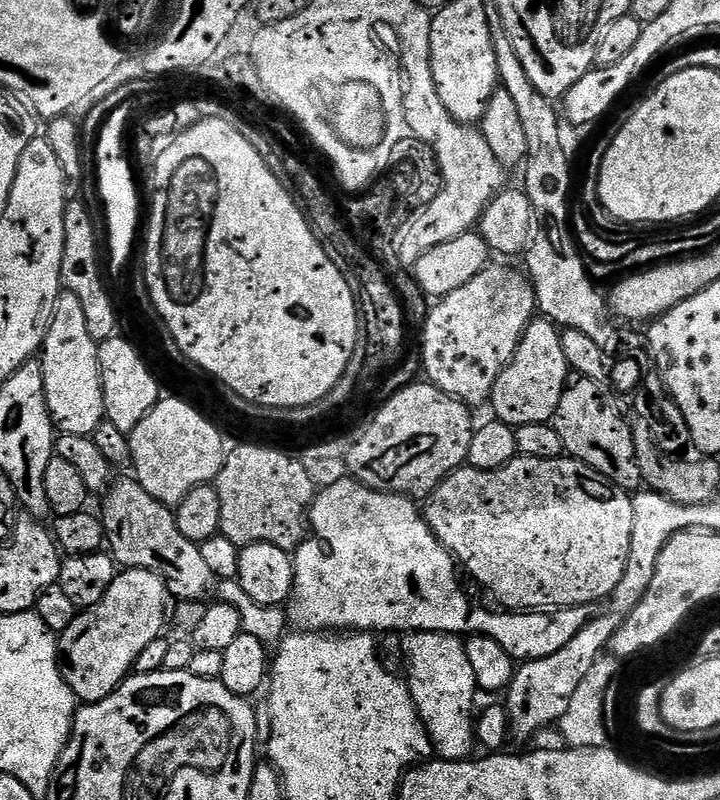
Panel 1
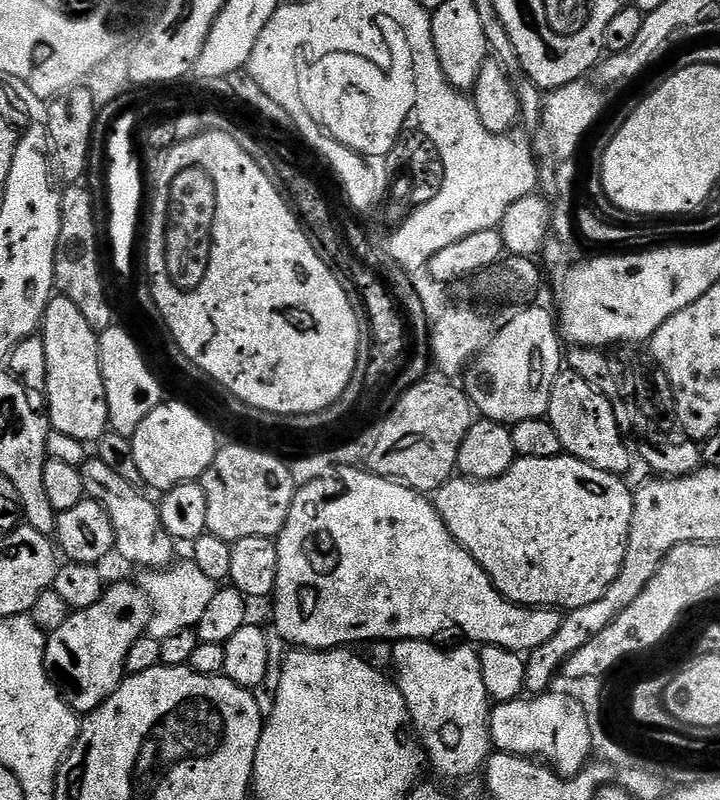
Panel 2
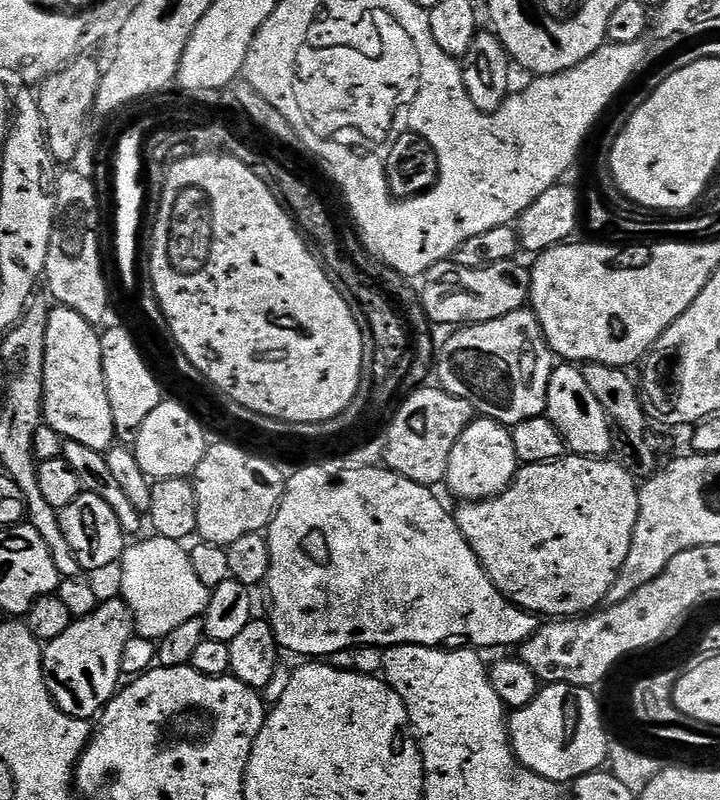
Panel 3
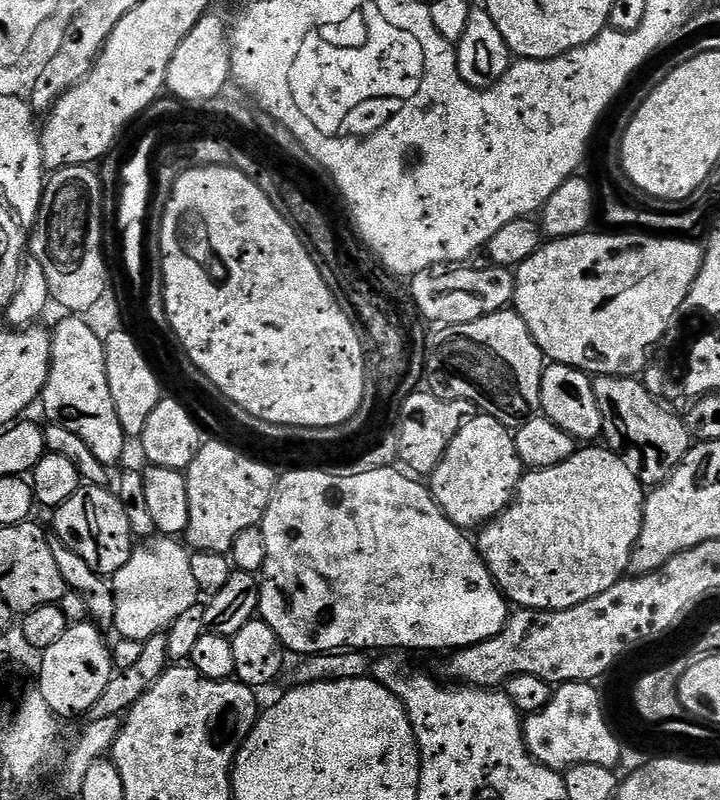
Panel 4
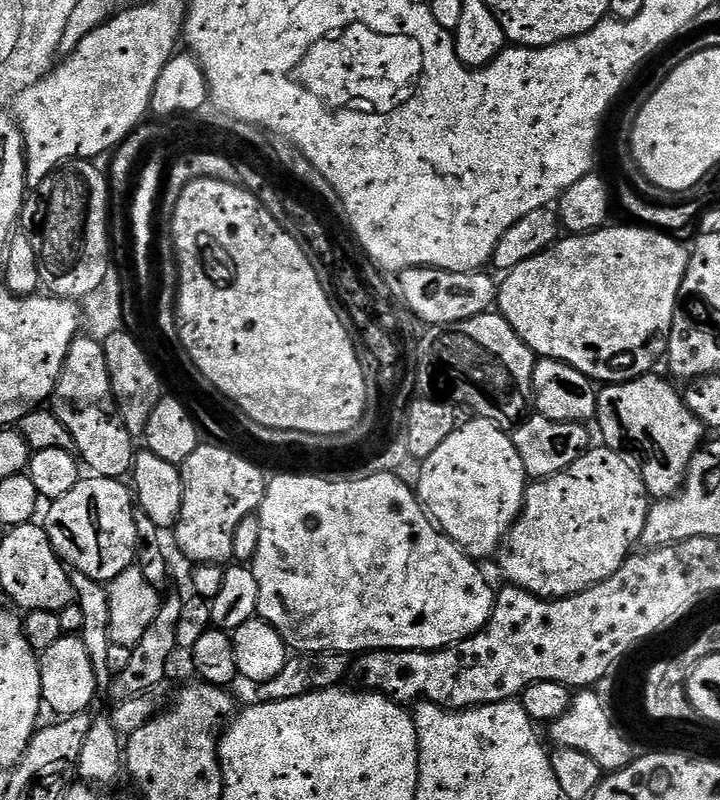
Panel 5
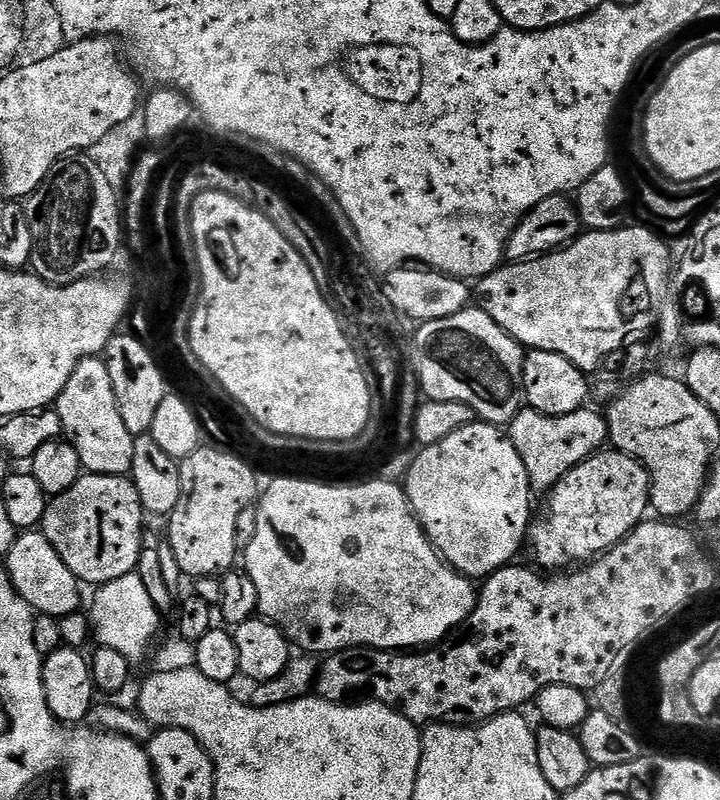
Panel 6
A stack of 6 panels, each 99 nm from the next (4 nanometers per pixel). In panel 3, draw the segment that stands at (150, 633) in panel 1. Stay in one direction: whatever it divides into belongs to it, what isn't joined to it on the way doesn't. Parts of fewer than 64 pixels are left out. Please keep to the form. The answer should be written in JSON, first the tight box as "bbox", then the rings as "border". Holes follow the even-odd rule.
{"bbox":[43,599,134,721],"border":[[[105,599],[99,608],[95,608],[89,616],[73,619],[72,625],[65,632],[58,634],[58,638],[47,641],[43,645],[44,681],[52,695],[53,702],[68,716],[79,720],[91,721],[99,717],[109,700],[116,695],[118,685],[122,680],[120,667],[122,666],[122,646],[134,635],[132,626],[132,611],[123,599]]]}

